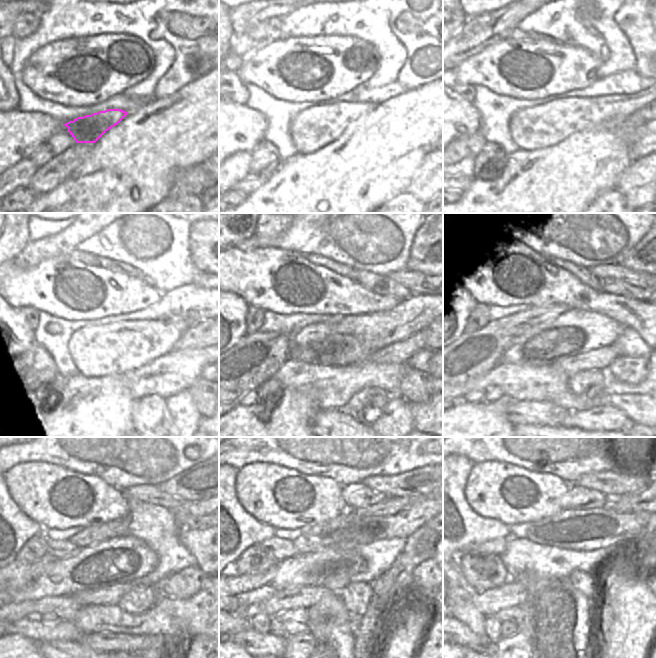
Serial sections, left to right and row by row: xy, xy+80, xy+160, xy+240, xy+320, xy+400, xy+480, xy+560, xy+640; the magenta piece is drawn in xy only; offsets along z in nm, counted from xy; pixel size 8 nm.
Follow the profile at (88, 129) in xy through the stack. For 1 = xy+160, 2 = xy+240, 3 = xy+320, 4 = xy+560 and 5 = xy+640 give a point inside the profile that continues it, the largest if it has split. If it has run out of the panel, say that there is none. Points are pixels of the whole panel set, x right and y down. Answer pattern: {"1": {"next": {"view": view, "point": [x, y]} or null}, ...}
{"1": {"next": {"view": "xy+160", "point": [542, 126]}}, "2": {"next": {"view": "xy+240", "point": [114, 348]}}, "3": {"next": {"view": "xy+320", "point": [334, 349]}}, "4": {"next": {"view": "xy+560", "point": [279, 549]}}, "5": {"next": {"view": "xy+640", "point": [496, 546]}}}

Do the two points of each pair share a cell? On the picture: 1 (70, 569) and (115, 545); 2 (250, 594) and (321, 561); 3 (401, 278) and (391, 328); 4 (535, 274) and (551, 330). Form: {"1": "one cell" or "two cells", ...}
{"1": "one cell", "2": "one cell", "3": "two cells", "4": "two cells"}

